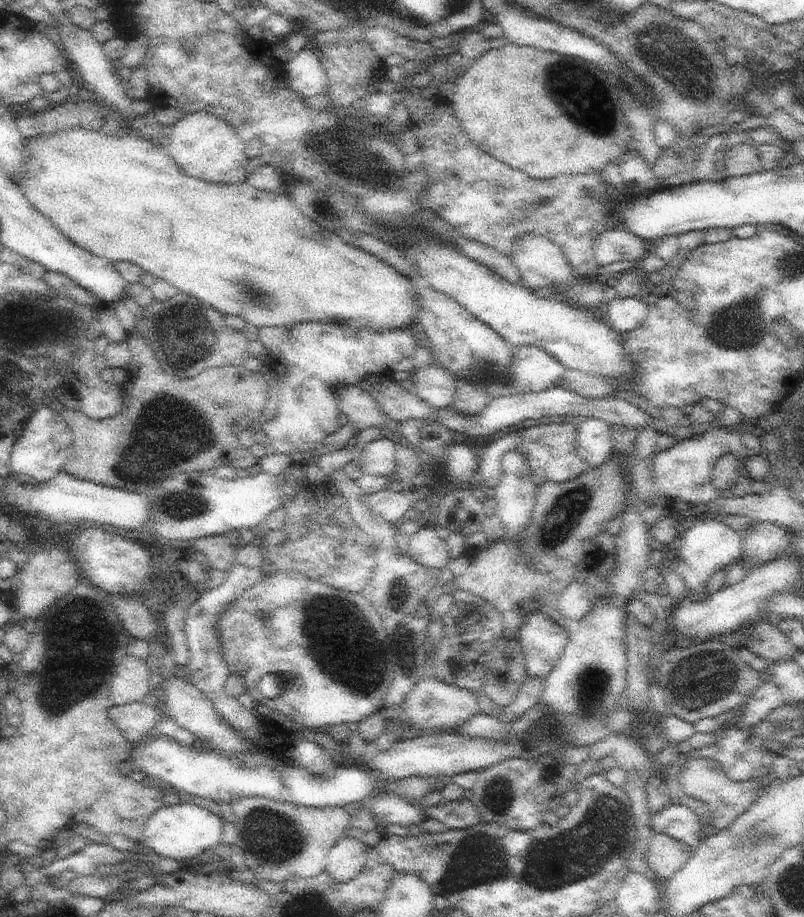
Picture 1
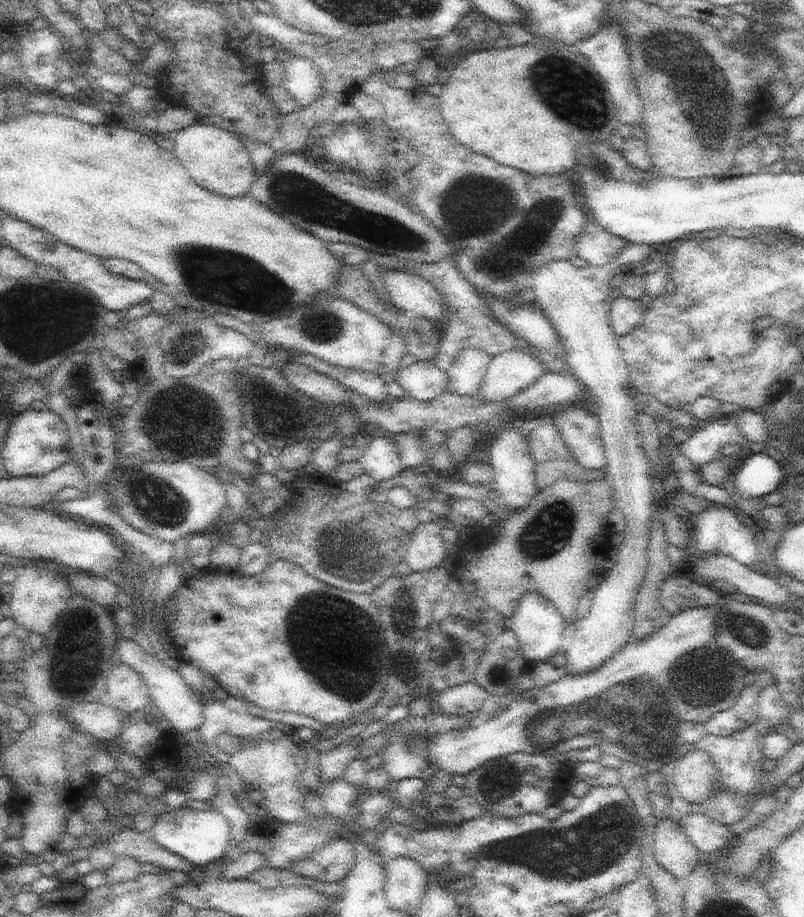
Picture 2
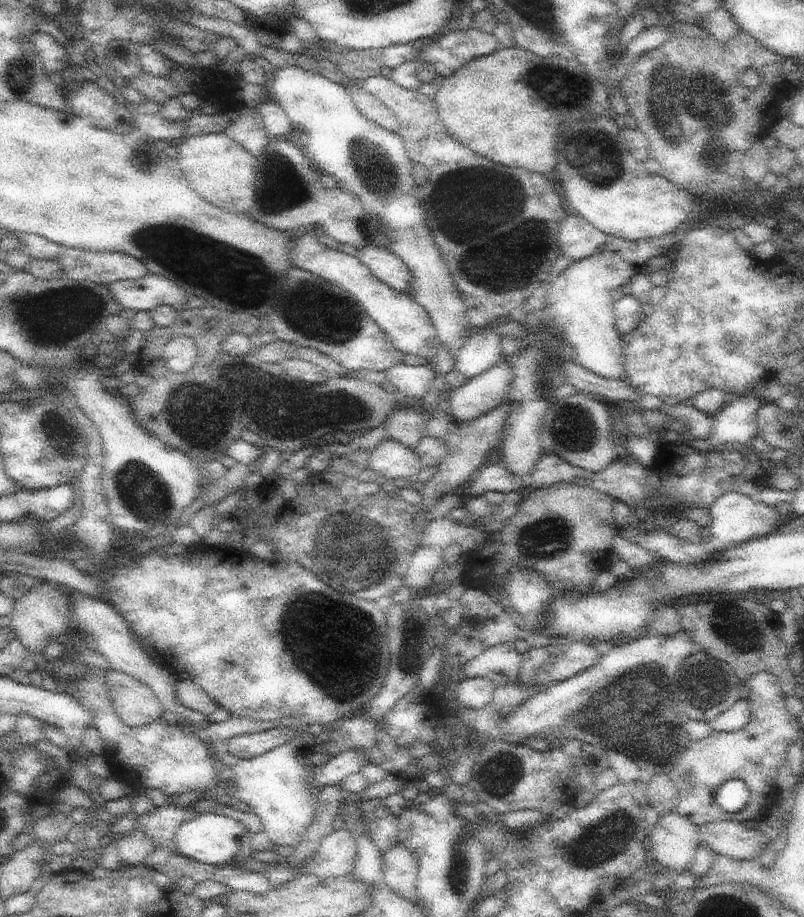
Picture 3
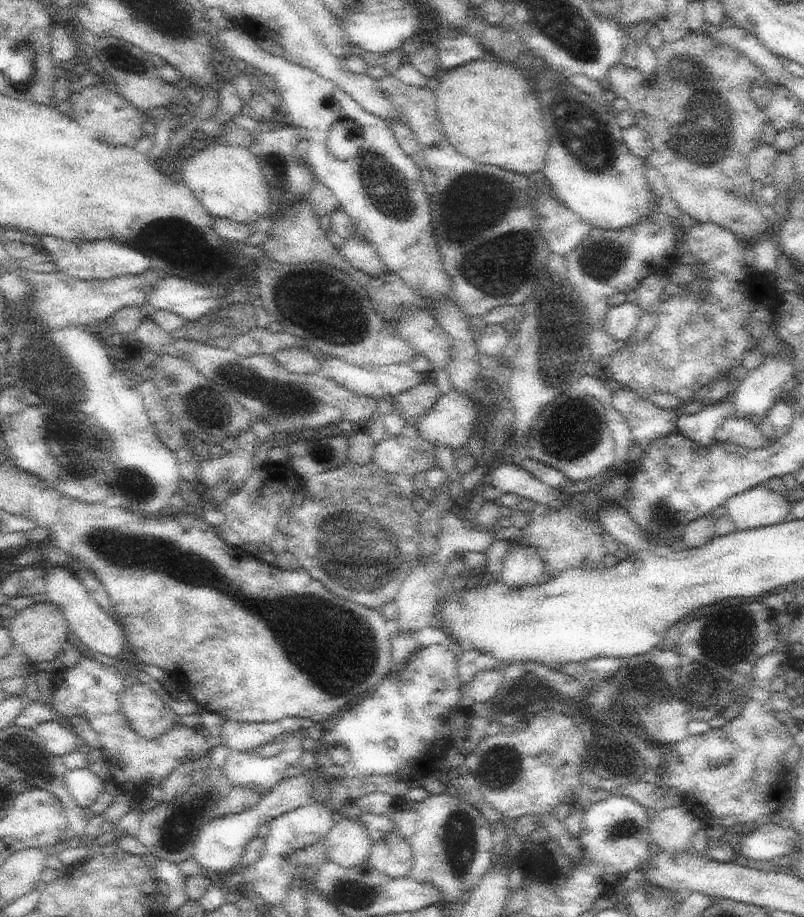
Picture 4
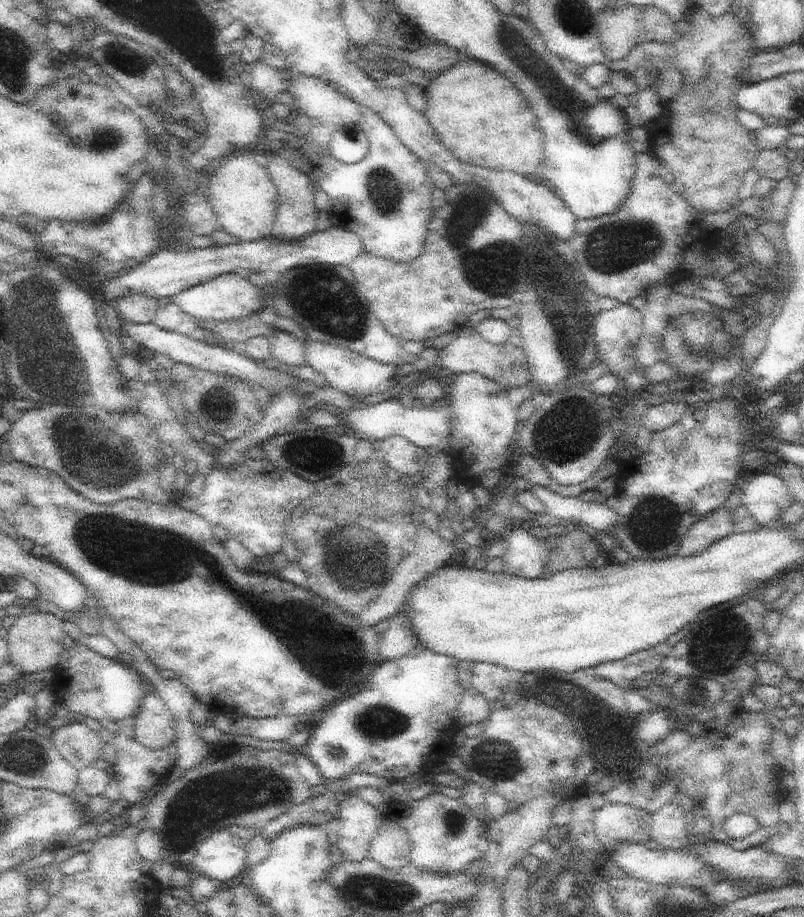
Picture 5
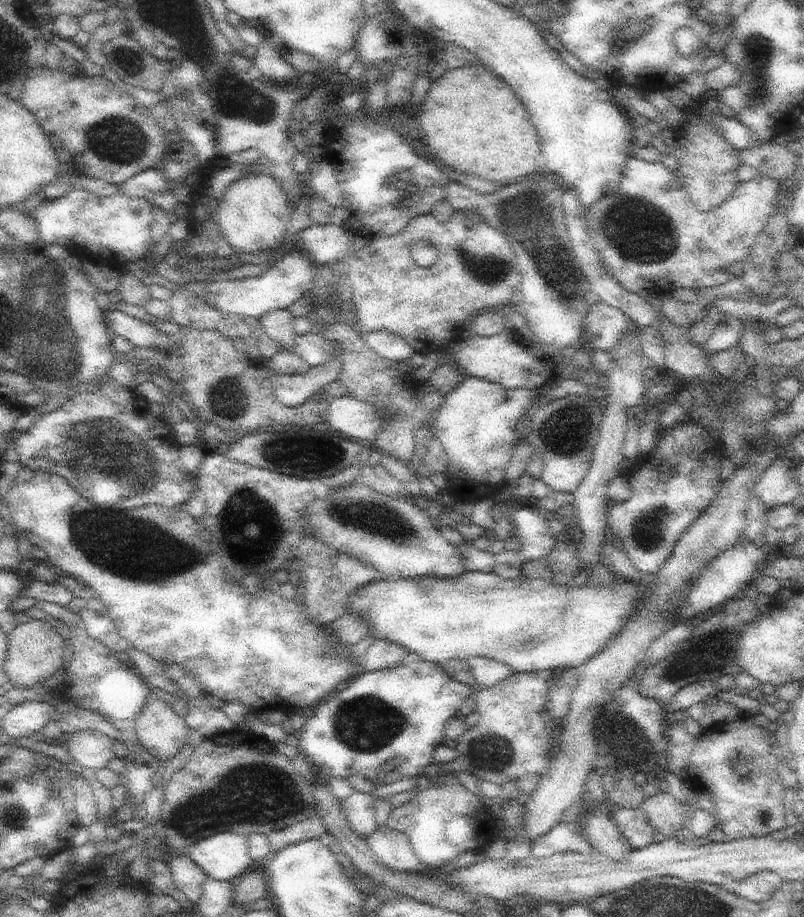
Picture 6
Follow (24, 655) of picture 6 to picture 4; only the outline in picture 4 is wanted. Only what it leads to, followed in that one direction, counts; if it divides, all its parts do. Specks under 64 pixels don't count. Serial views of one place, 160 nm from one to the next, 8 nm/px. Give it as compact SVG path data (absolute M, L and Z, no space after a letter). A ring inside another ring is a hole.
M50 601L37 603L17 612L8 628L13 643L28 657L32 665L59 662L64 650L69 646L67 636L70 632L66 617L60 607Z

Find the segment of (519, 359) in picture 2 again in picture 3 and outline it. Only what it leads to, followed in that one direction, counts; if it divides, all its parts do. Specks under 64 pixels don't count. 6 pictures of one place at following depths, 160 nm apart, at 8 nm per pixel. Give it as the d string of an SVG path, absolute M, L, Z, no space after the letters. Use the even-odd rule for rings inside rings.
M509 362L494 367L470 379L448 396L452 423L472 422L501 405L513 381Z

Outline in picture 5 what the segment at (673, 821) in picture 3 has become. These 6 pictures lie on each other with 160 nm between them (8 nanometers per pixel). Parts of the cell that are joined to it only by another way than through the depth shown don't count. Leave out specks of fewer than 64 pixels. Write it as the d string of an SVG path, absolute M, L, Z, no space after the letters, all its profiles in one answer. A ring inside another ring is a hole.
M667 803L653 812L651 822L651 838L659 844L660 849L684 849L692 842L690 827L685 818L685 810L678 803Z

